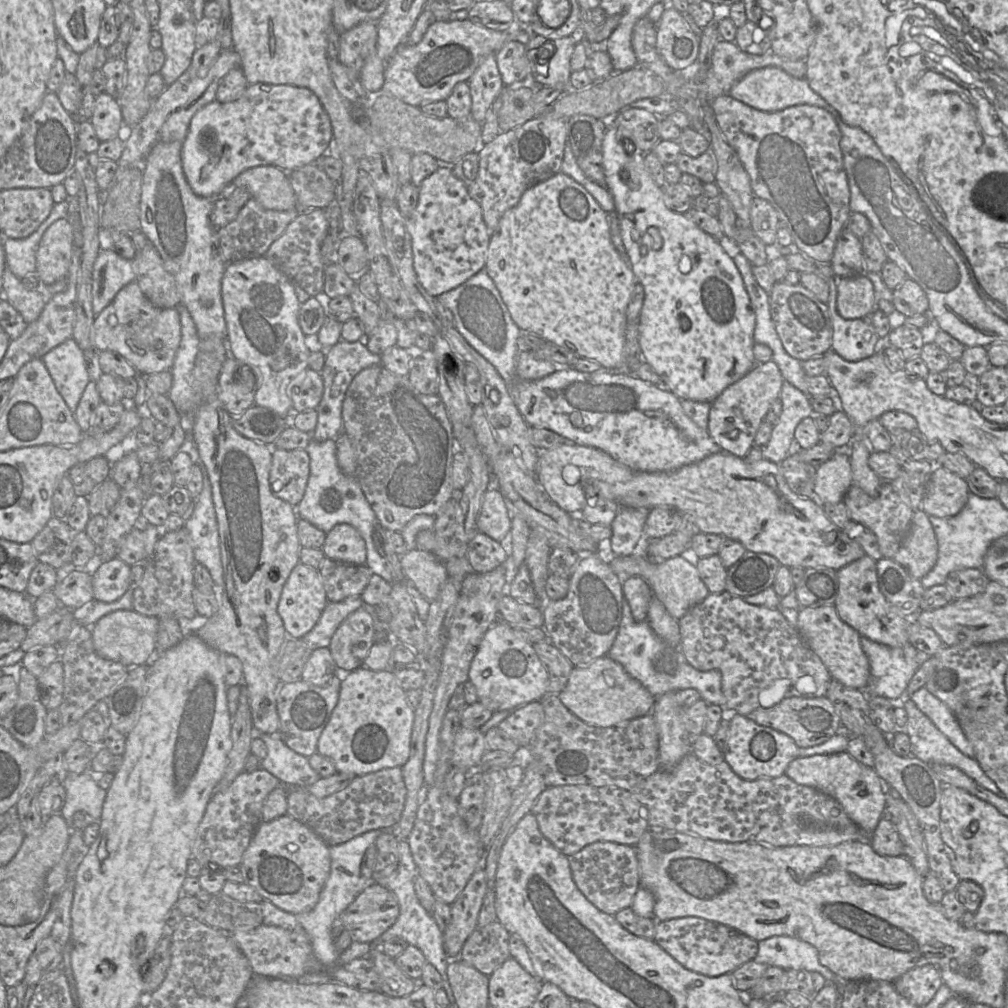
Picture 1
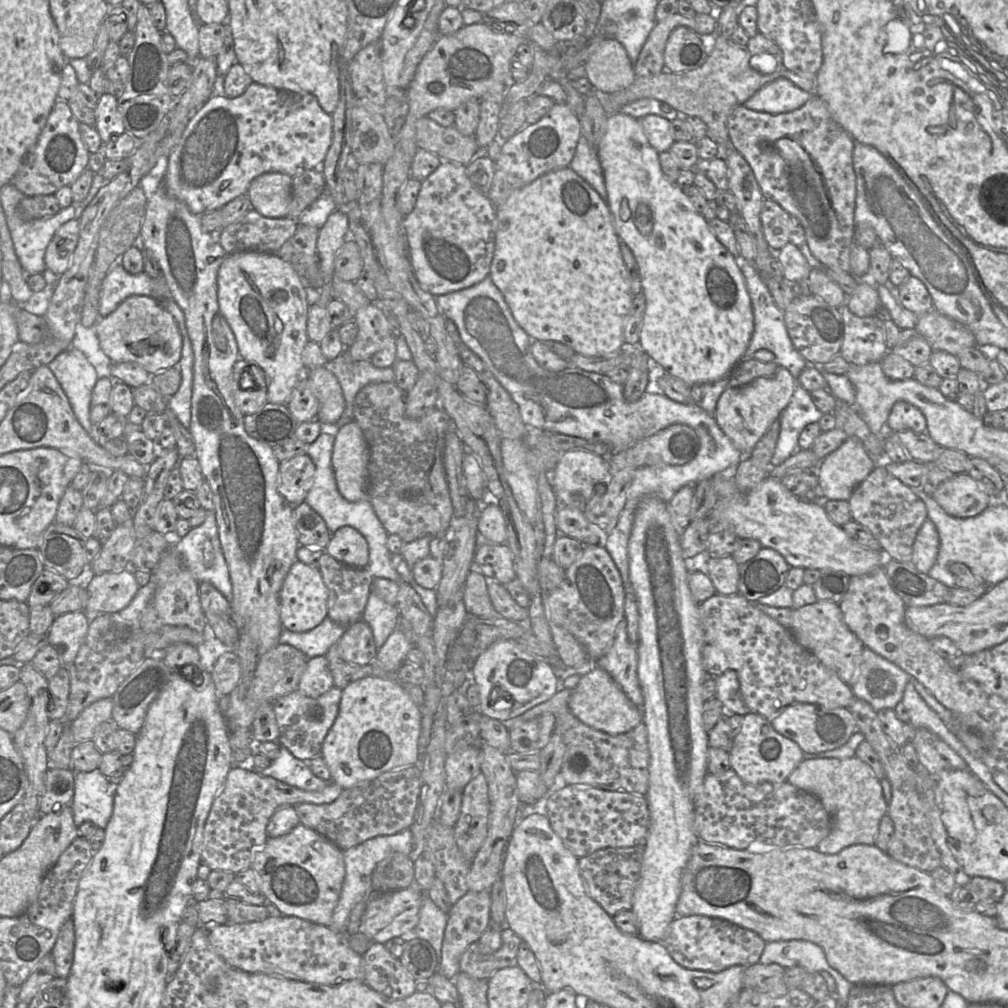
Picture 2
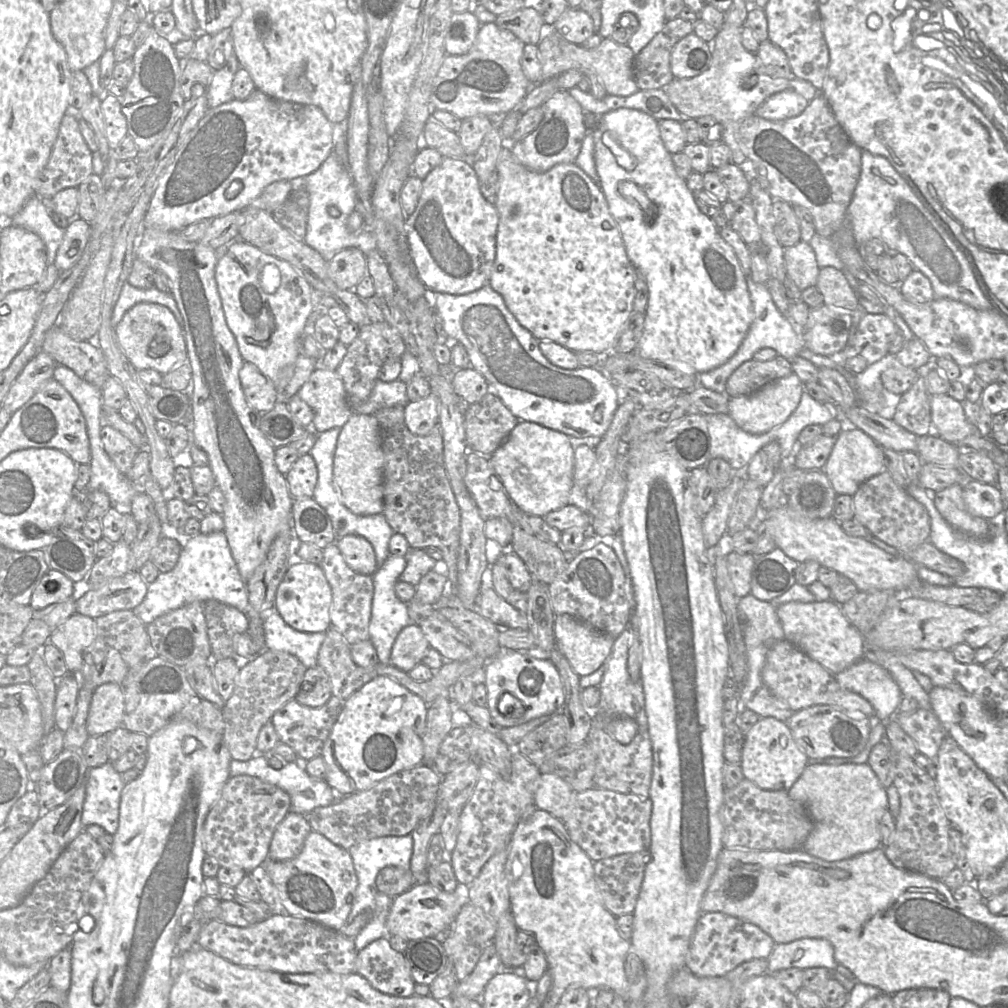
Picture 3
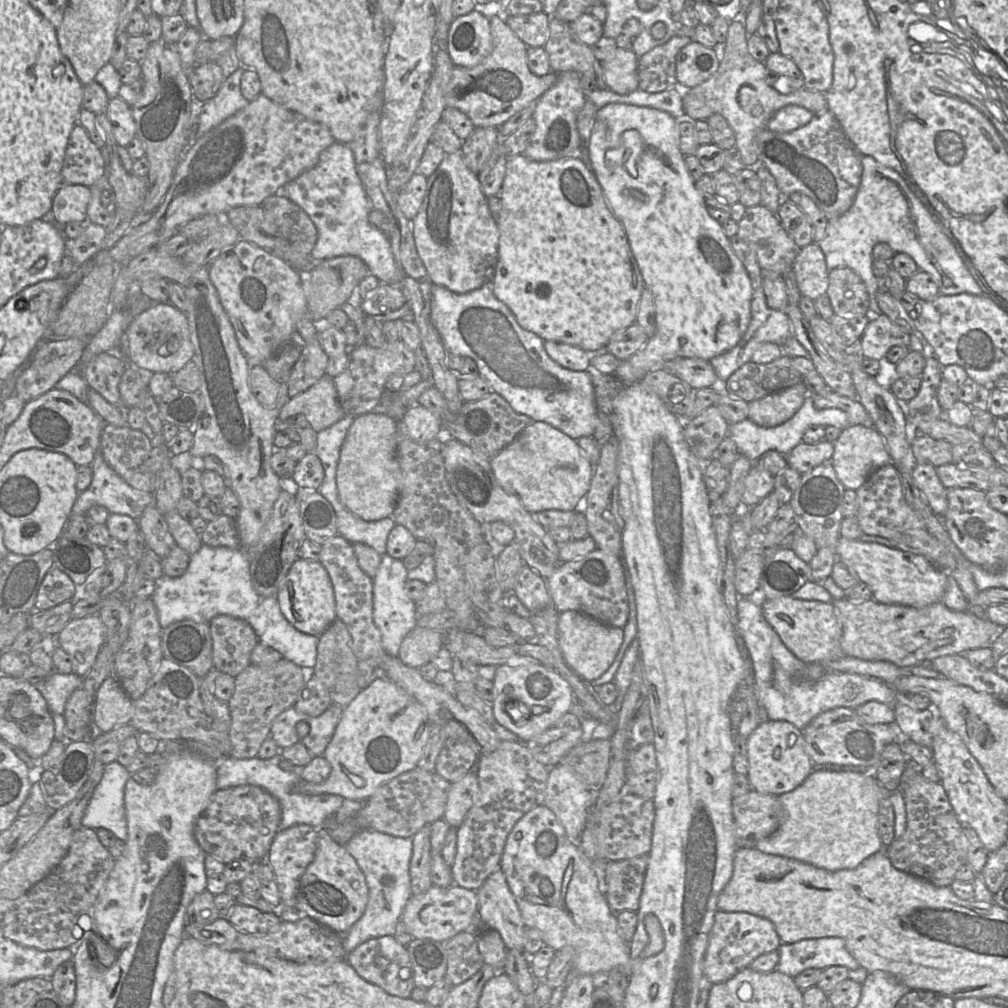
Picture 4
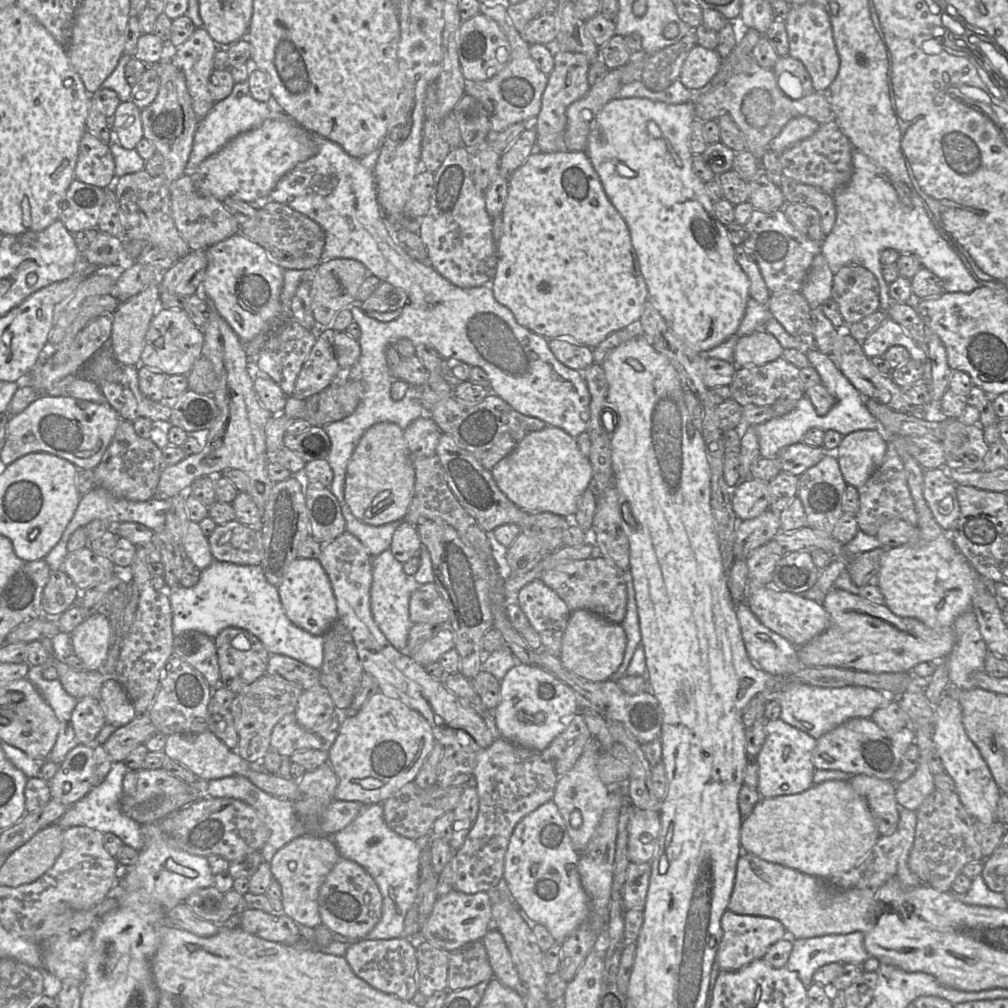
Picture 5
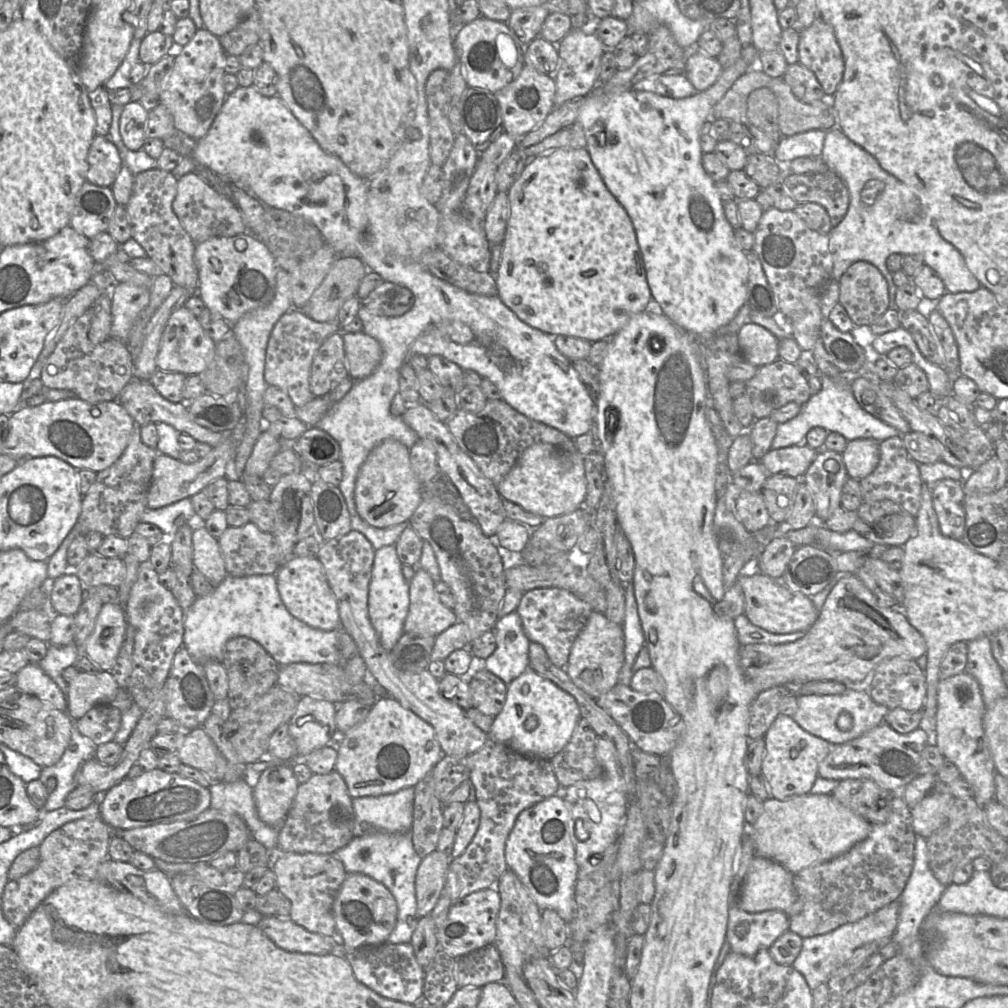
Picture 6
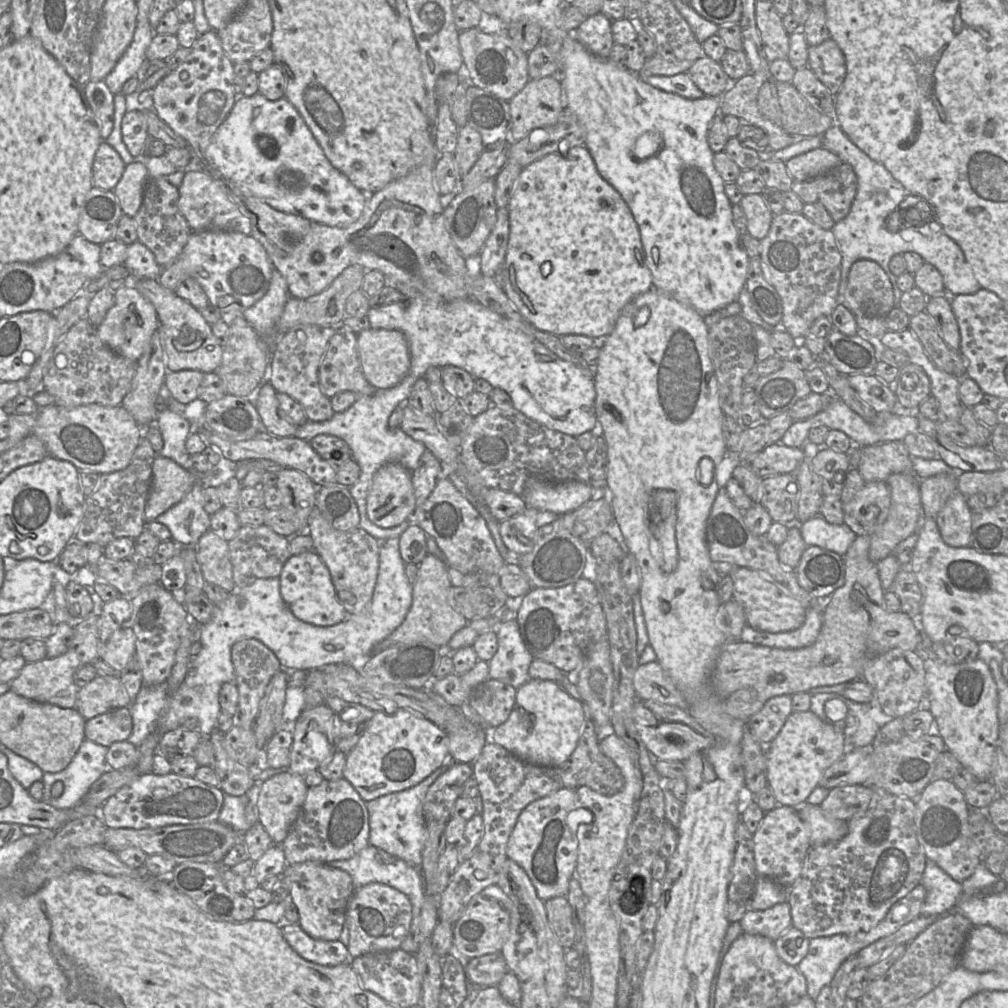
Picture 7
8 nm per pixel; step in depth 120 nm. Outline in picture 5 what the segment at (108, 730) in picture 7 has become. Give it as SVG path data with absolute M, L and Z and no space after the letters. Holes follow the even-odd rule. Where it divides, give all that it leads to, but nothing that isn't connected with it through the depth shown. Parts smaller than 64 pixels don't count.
M85 696L79 699L72 711L71 723L78 744L94 745L97 734L106 724L98 698Z

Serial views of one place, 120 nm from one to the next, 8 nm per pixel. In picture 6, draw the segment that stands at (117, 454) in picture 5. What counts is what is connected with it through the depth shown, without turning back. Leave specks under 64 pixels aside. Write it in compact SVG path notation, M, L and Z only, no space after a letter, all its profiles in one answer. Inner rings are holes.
M135 426L122 455L108 468L97 472L96 480L83 496L81 513L78 517L80 534L90 531L129 538L147 508L147 493L150 487L155 458L159 452L143 443L140 426Z

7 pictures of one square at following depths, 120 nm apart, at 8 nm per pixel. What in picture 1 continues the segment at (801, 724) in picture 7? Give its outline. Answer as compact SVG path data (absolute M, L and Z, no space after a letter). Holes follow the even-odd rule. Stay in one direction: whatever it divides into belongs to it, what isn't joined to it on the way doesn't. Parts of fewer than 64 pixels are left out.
M731 713L729 732L723 760L742 779L776 778L784 774L791 761L798 758L798 746L788 735L769 727L761 726L747 716Z

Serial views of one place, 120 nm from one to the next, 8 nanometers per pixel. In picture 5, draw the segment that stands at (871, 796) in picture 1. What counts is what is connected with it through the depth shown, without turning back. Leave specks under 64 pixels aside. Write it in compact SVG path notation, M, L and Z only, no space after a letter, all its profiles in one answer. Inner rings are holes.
M827 780L798 794L761 798L742 821L740 844L743 852L804 874L827 879L855 868L863 861L879 836L866 801L853 790L848 781Z

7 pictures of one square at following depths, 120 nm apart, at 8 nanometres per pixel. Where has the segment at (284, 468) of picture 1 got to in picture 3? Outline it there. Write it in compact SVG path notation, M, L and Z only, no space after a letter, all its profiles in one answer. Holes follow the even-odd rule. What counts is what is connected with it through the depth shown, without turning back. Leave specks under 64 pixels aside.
M309 453L299 456L285 477L289 492L294 499L313 497L318 470Z

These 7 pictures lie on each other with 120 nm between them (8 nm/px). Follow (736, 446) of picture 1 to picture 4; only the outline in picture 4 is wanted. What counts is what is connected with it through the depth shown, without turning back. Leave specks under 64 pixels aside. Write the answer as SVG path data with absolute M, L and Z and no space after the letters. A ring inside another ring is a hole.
M799 382L764 398L748 402L748 419L765 428L779 426L800 410L806 396L807 389L803 382Z

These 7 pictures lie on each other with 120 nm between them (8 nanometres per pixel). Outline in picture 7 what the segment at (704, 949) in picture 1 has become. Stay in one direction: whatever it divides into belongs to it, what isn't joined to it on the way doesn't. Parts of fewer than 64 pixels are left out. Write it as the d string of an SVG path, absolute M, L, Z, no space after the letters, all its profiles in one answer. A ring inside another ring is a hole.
M785 901L766 910L749 909L740 920L740 925L743 933L761 935L775 941L792 927L790 905Z

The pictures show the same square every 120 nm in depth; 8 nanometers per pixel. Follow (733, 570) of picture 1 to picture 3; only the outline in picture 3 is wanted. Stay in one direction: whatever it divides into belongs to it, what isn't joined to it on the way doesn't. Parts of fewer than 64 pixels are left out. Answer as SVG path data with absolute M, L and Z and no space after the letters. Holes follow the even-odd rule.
M777 547L765 555L755 557L750 594L767 602L781 596L796 583L798 565Z

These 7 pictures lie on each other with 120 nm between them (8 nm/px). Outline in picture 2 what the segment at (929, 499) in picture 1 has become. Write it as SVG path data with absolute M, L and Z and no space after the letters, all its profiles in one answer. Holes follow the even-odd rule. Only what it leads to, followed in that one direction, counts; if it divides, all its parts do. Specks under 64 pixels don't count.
M967 473L944 480L932 498L947 514L958 518L977 516L995 501Z

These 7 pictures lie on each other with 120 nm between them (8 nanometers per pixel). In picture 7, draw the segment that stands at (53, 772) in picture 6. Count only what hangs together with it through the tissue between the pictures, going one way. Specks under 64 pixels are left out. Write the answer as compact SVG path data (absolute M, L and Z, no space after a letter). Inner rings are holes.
M85 738L65 769L56 773L43 773L42 802L56 809L68 809L80 803L90 786L108 770L107 749ZM57 781L63 783L64 790L60 797L53 798L51 787Z

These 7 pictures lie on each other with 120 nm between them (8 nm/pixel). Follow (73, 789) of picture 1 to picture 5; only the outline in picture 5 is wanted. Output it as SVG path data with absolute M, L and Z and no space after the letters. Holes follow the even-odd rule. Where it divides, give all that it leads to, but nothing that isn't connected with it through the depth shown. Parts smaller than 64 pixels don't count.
M113 762L105 778L94 786L88 794L70 806L57 820L56 824L63 830L72 826L87 826L101 833L110 832L119 837L125 845L140 851L144 844L141 825L126 816L122 812L120 805L124 795L122 788L123 778L127 771L128 767L123 762Z

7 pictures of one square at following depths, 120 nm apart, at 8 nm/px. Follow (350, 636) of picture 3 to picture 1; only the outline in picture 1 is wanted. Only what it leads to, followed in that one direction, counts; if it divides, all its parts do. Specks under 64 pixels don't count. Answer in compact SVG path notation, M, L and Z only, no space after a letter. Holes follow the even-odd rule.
M325 556L319 569L328 601L339 602L353 595L361 595L373 572L364 565L338 562Z

